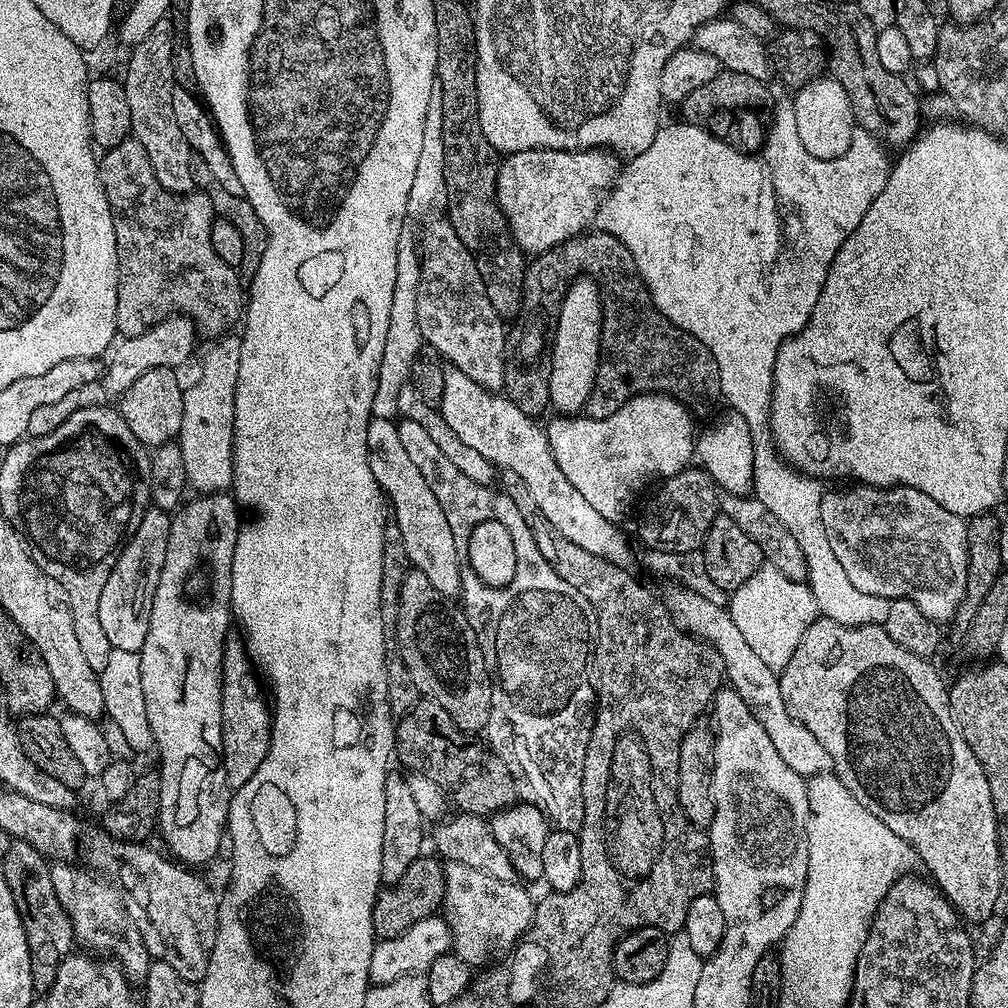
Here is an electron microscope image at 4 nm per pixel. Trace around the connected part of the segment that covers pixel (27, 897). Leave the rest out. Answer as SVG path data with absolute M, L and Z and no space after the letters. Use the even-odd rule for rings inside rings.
M13 840L10 850L6 850L6 858L2 861L2 874L14 894L14 906L18 906L18 914L22 918L26 930L26 946L30 950L32 987L36 990L46 990L54 982L61 960L73 951L72 944L74 945L72 923L68 921L68 915L62 902L58 900L58 894L54 894L54 882L50 878L49 861L38 850L34 850L34 846L30 842Z

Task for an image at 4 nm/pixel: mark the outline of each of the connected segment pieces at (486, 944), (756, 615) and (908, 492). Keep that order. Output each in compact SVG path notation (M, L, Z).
M455 862L444 864L444 902L442 915L452 931L452 948L455 955L462 958L469 966L488 964L499 961L508 955L521 940L524 939L529 926L532 925L534 911L534 896L531 896L523 883L512 880L499 880L489 876L487 872L478 870L474 866L466 866Z
M770 563L760 565L758 571L750 574L742 586L738 586L731 593L730 611L734 618L734 626L746 638L750 650L766 662L766 666L782 669L786 662L798 650L798 642L802 642L802 634L820 616L820 607L814 598L811 587L799 580L786 578L782 570L778 570Z
M860 484L859 486L848 486L844 493L825 491L822 498L822 526L826 526L826 539L830 542L830 550L834 550L834 558L838 558L842 570L846 570L846 578L850 578L850 582L854 582L854 586L858 586L858 590L862 590L862 594L874 594L887 600L909 600L922 610L922 614L926 614L926 618L937 622L951 621L966 590L968 546L965 517L950 514L950 510L946 510L946 506L938 506L938 502L934 502L934 498L930 498L930 494L922 494L922 490L899 486L873 488L871 484Z

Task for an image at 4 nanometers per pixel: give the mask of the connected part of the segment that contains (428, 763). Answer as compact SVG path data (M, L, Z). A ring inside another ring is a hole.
M420 698L416 705L408 713L399 717L395 725L396 747L394 749L395 759L405 764L408 772L417 772L430 782L441 786L459 785L460 781L480 763L482 751L480 752L479 739L473 738L469 733L460 731L460 728L438 706L434 701Z

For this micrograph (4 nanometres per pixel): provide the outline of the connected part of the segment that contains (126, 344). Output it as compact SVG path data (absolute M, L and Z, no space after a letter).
M168 316L162 322L150 326L150 330L142 334L123 337L107 357L108 368L106 364L102 372L105 390L113 398L119 398L126 390L130 390L130 386L134 386L134 382L138 382L138 378L142 378L142 374L146 374L146 370L179 369L180 364L191 358L192 351L196 348L196 336L198 337L198 329L187 316Z

